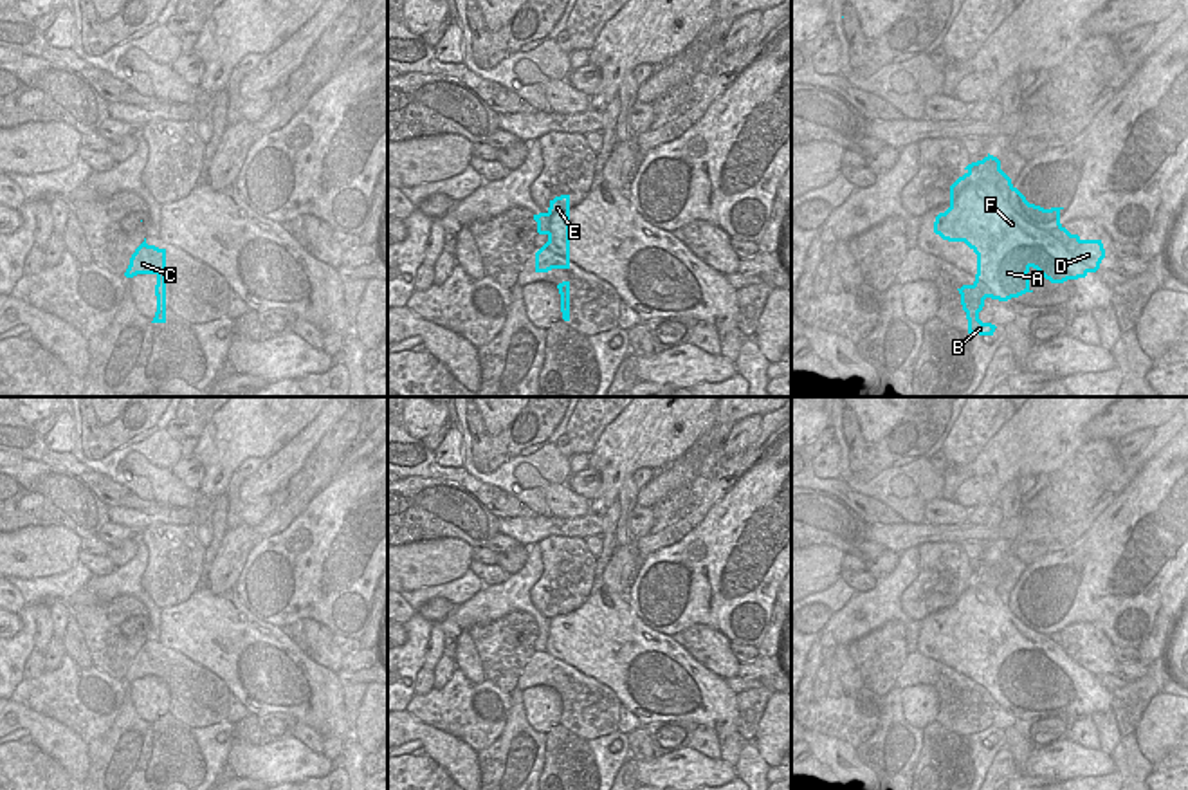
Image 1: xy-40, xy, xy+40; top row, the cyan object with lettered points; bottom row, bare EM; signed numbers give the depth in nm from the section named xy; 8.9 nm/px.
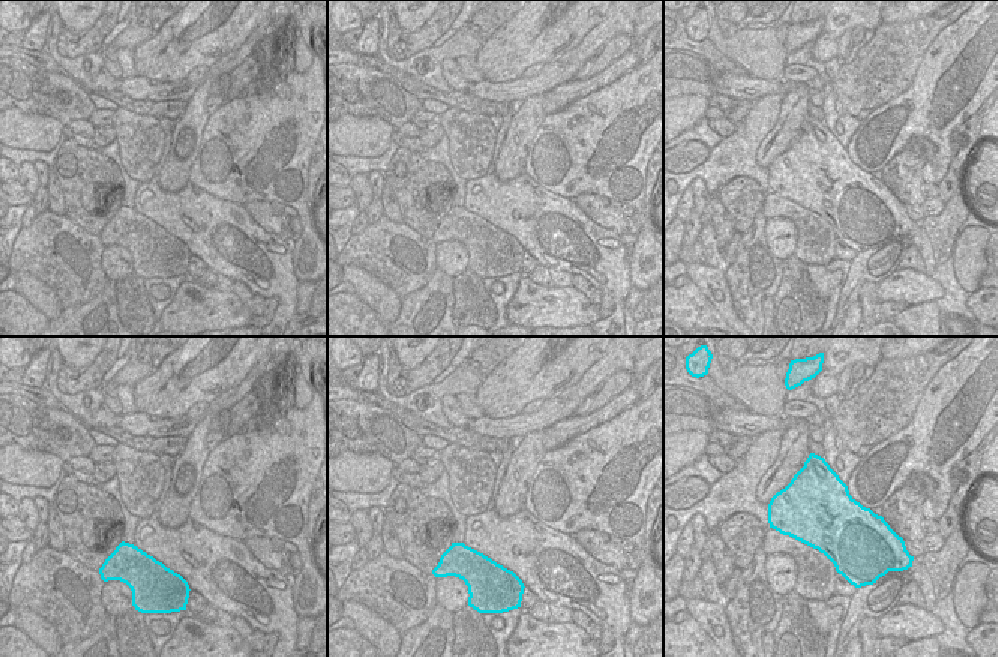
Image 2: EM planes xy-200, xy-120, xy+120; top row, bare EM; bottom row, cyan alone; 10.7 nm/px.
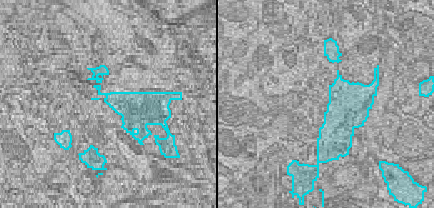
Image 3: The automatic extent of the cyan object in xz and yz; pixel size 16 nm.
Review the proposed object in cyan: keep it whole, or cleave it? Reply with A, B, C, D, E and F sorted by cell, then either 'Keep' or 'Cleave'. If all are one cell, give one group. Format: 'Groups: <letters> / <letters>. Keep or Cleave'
Groups: A B C D E F. Keep.

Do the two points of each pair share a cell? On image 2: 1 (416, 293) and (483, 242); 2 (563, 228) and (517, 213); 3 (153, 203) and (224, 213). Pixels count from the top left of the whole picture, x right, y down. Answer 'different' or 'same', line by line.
1: different
2: same
3: same

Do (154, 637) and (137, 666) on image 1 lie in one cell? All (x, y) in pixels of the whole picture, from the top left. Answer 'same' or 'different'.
same

